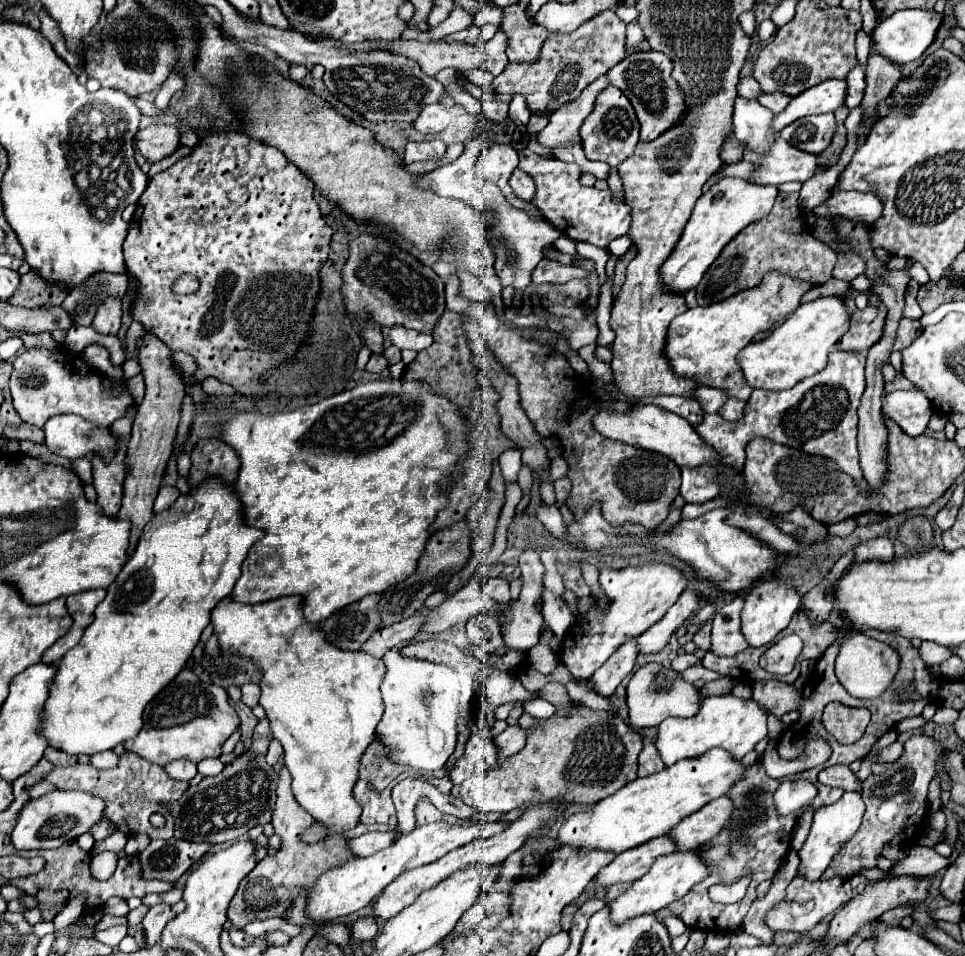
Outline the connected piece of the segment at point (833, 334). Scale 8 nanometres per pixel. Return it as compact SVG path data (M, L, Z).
M821 297L811 303L799 305L791 317L777 327L767 339L751 343L739 353L739 365L745 381L755 389L783 391L797 385L801 379L815 375L827 365L829 351L849 329L849 311L845 303L837 297Z

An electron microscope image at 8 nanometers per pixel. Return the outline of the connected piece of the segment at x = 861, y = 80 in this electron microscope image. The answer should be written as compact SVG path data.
M855 65L849 75L845 77L847 81L847 97L845 97L845 105L849 109L857 107L863 99L863 91L865 91L865 71L861 65Z

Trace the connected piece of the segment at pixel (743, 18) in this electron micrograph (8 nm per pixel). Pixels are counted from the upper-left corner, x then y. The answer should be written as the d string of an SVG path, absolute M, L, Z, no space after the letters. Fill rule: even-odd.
M753 10L742 13L738 18L739 24L742 27L743 31L749 36L752 36L752 33L755 32L756 20Z

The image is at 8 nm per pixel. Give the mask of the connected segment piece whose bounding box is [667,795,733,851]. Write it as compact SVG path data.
M719 797L717 801L709 801L709 805L701 807L691 817L679 821L667 837L675 843L675 851L691 851L701 847L709 837L715 837L719 829L729 821L729 813L733 813L733 803L729 797Z

